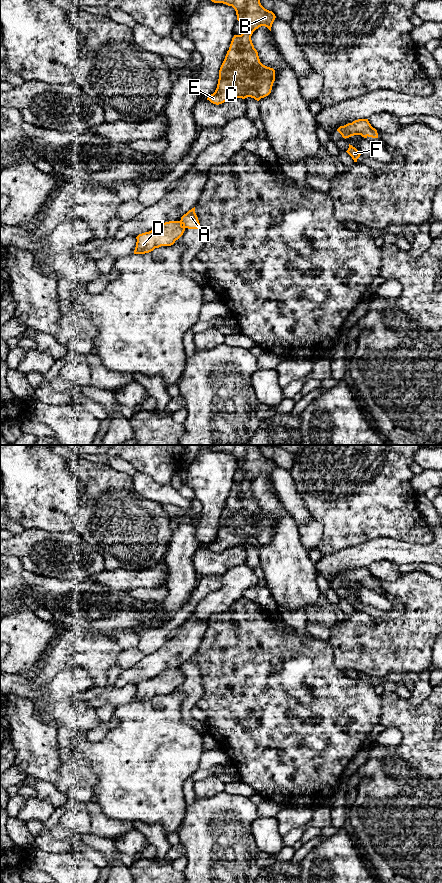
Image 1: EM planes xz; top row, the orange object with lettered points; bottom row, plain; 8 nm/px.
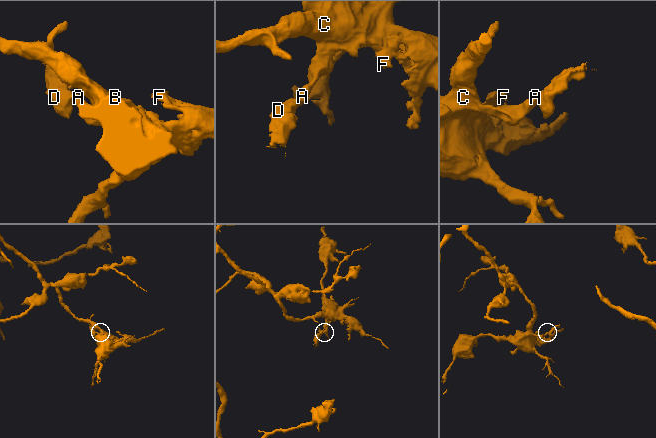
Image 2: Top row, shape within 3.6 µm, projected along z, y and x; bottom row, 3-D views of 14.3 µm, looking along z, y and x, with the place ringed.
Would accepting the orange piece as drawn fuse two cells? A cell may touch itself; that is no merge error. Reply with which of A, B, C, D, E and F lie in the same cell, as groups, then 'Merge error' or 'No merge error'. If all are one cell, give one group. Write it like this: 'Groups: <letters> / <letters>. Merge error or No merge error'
Groups: A B C E F / D. Merge error

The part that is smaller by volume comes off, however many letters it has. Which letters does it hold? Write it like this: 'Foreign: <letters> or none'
Foreign: D

